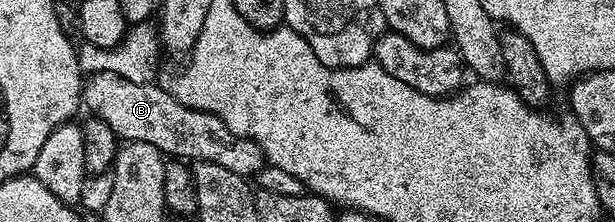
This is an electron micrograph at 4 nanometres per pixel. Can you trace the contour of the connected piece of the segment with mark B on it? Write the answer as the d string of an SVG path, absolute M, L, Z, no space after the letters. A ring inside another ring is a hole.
M95 72L86 77L83 85L82 103L88 108L94 119L106 122L109 130L113 130L120 141L136 140L137 142L149 142L157 146L157 150L167 158L178 158L184 162L213 162L217 166L225 166L225 170L233 170L238 176L254 177L265 167L265 157L261 146L257 146L255 140L241 138L221 122L212 112L202 112L196 108L185 106L166 87L158 88L158 83L142 84L131 82L127 78L119 77L109 72Z

